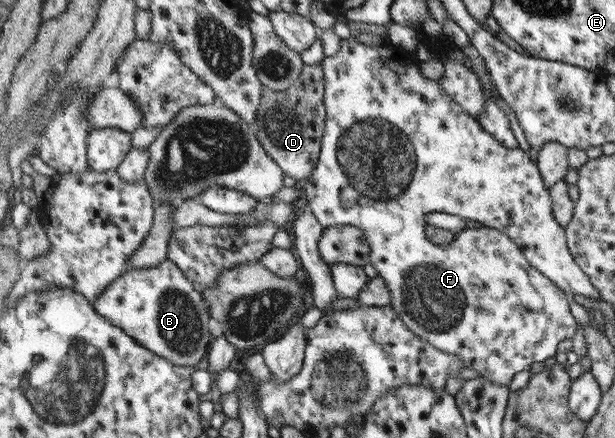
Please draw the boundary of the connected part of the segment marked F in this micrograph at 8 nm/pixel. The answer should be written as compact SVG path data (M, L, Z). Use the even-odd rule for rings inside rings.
M354 37L340 40L340 48L333 57L323 57L321 64L324 69L325 82L325 135L321 157L313 169L312 175L305 180L302 188L303 200L307 201L309 209L317 217L317 222L325 229L332 226L351 225L363 230L369 243L369 263L377 269L379 276L387 283L391 291L390 307L400 314L404 323L413 333L441 349L443 353L455 355L461 359L461 366L477 371L483 379L493 381L497 385L508 387L513 377L521 371L534 370L542 362L556 355L561 341L572 339L581 325L577 323L570 311L571 295L584 295L589 298L599 298L596 286L586 277L584 270L577 265L576 258L568 249L567 231L553 216L553 200L550 189L541 178L539 167L531 161L531 157L521 148L509 149L501 144L497 137L484 129L472 114L467 113L459 103L444 95L438 81L426 79L421 74L421 61L409 51L384 44L369 46ZM438 211L455 214L465 220L473 220L483 224L479 229L465 228L456 233L455 239L448 244L439 246L428 243L424 238L424 227L428 213Z

